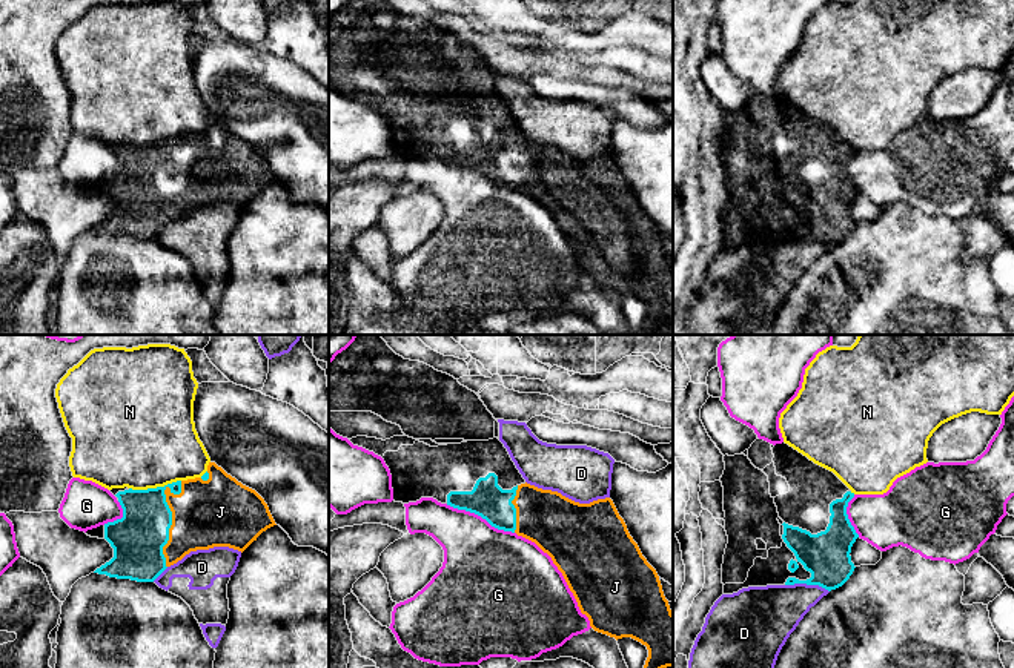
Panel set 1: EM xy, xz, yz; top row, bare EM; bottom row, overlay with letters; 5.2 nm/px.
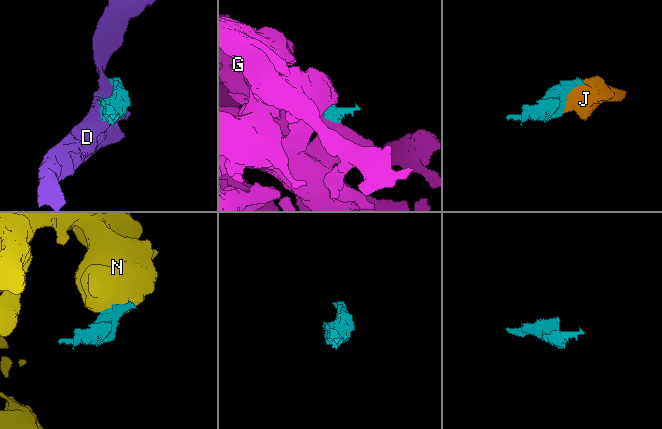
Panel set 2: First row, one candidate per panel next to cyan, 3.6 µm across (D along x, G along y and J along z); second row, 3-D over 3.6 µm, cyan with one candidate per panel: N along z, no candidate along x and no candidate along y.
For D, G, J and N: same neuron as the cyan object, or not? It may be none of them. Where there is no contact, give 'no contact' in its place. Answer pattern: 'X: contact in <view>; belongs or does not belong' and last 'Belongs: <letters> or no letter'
D: contact in yz; does not belong
G: contact in xz; does not belong
J: contact in xy; belongs
N: contact in xy; does not belong
Belongs: J

